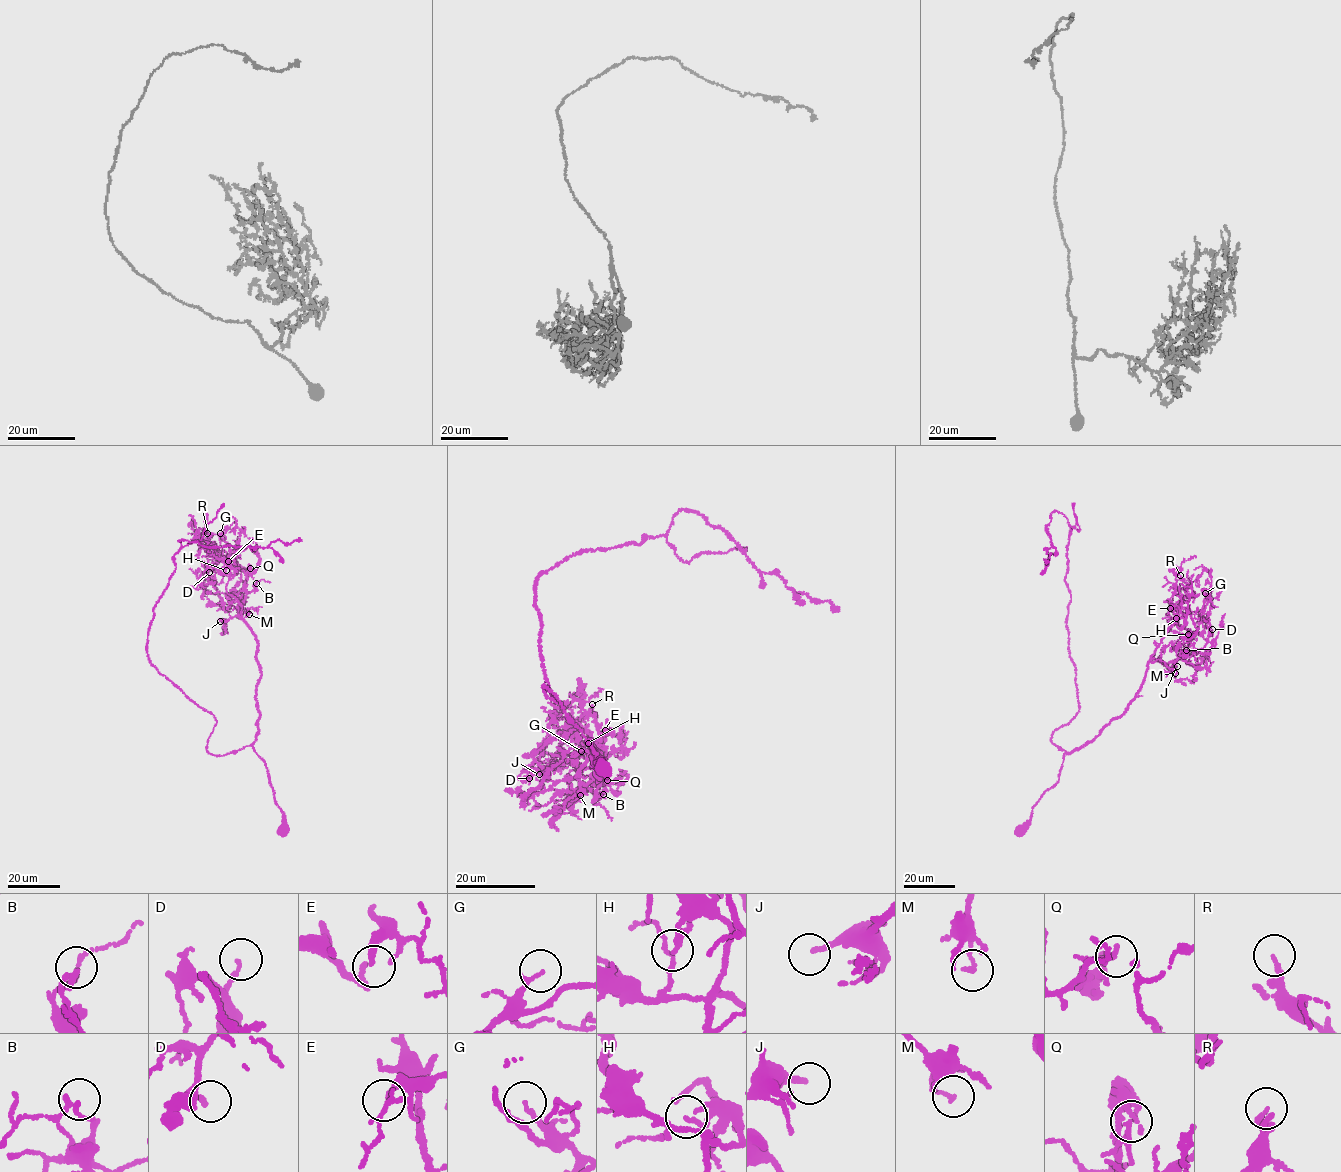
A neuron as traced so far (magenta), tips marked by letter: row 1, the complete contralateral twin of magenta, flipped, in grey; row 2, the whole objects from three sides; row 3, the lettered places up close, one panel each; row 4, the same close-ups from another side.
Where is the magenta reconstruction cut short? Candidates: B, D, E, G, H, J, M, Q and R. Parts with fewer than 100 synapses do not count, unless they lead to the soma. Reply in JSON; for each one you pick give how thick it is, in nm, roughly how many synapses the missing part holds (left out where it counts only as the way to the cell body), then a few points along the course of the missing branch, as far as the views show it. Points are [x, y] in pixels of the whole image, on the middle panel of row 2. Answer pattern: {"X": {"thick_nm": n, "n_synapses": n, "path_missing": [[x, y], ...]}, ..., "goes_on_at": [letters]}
{"J": {"thick_nm": 190, "n_synapses": 140, "path_missing": [[539, 774], [494, 785], [482, 775], [487, 759], [493, 758]]}, "goes_on_at": ["J"]}

